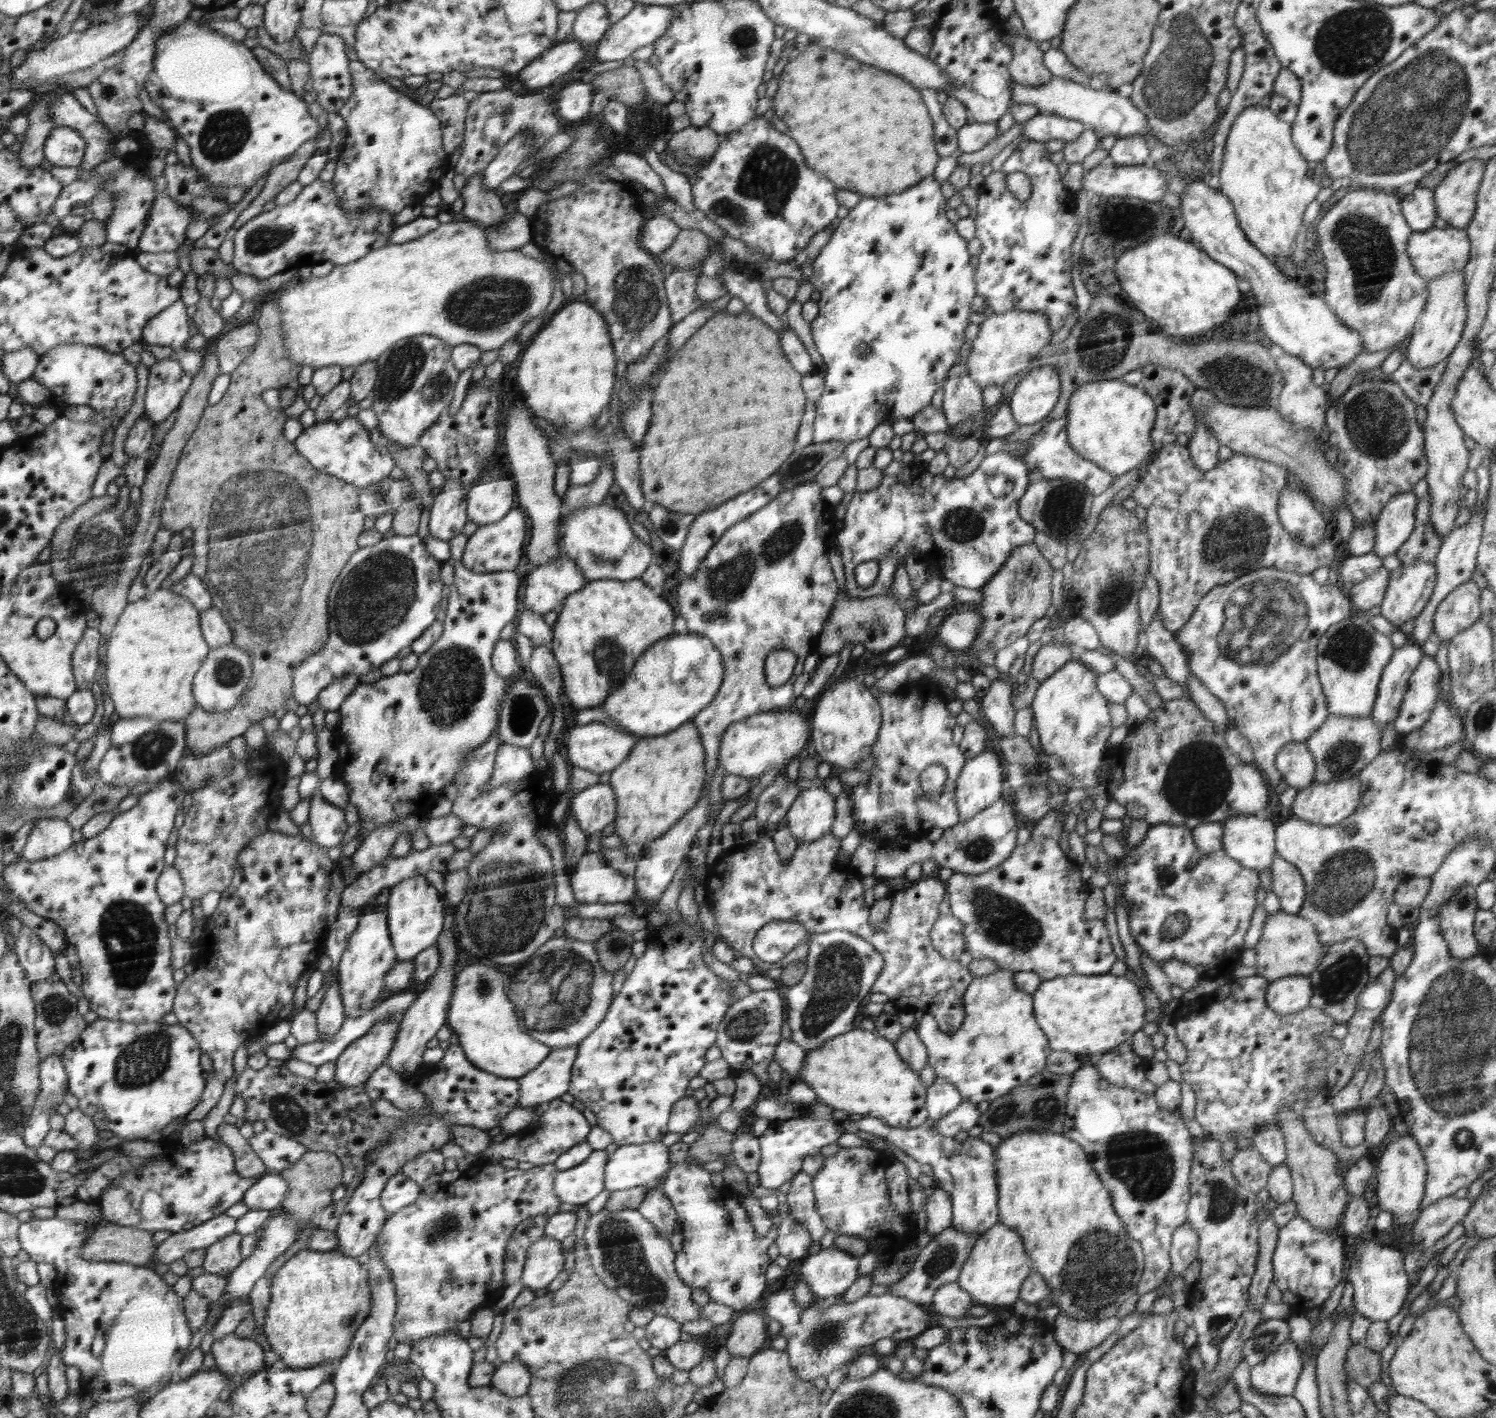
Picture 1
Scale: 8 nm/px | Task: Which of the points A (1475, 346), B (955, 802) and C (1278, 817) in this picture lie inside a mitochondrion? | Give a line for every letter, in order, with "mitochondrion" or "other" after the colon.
A: other
B: other
C: other

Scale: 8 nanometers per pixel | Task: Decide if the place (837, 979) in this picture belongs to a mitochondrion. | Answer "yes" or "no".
yes

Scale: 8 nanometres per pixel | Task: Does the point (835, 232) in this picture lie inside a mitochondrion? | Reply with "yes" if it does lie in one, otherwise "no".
no

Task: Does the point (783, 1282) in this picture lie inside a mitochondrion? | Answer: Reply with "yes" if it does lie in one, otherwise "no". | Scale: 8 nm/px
no

